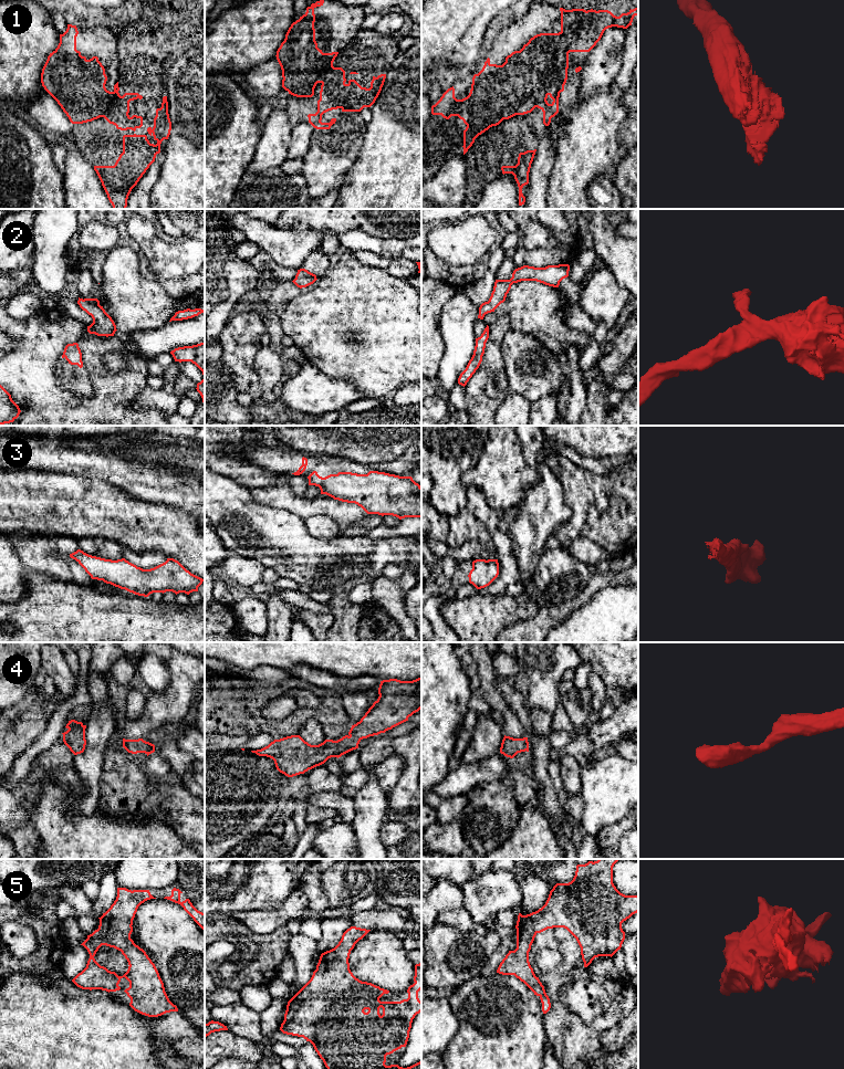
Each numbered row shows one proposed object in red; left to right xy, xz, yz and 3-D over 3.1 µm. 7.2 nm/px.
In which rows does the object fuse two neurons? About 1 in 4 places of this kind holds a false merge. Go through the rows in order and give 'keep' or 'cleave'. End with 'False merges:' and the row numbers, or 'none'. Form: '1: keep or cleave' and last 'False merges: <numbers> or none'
1: cleave
2: keep
3: keep
4: keep
5: keep
False merges: 1

